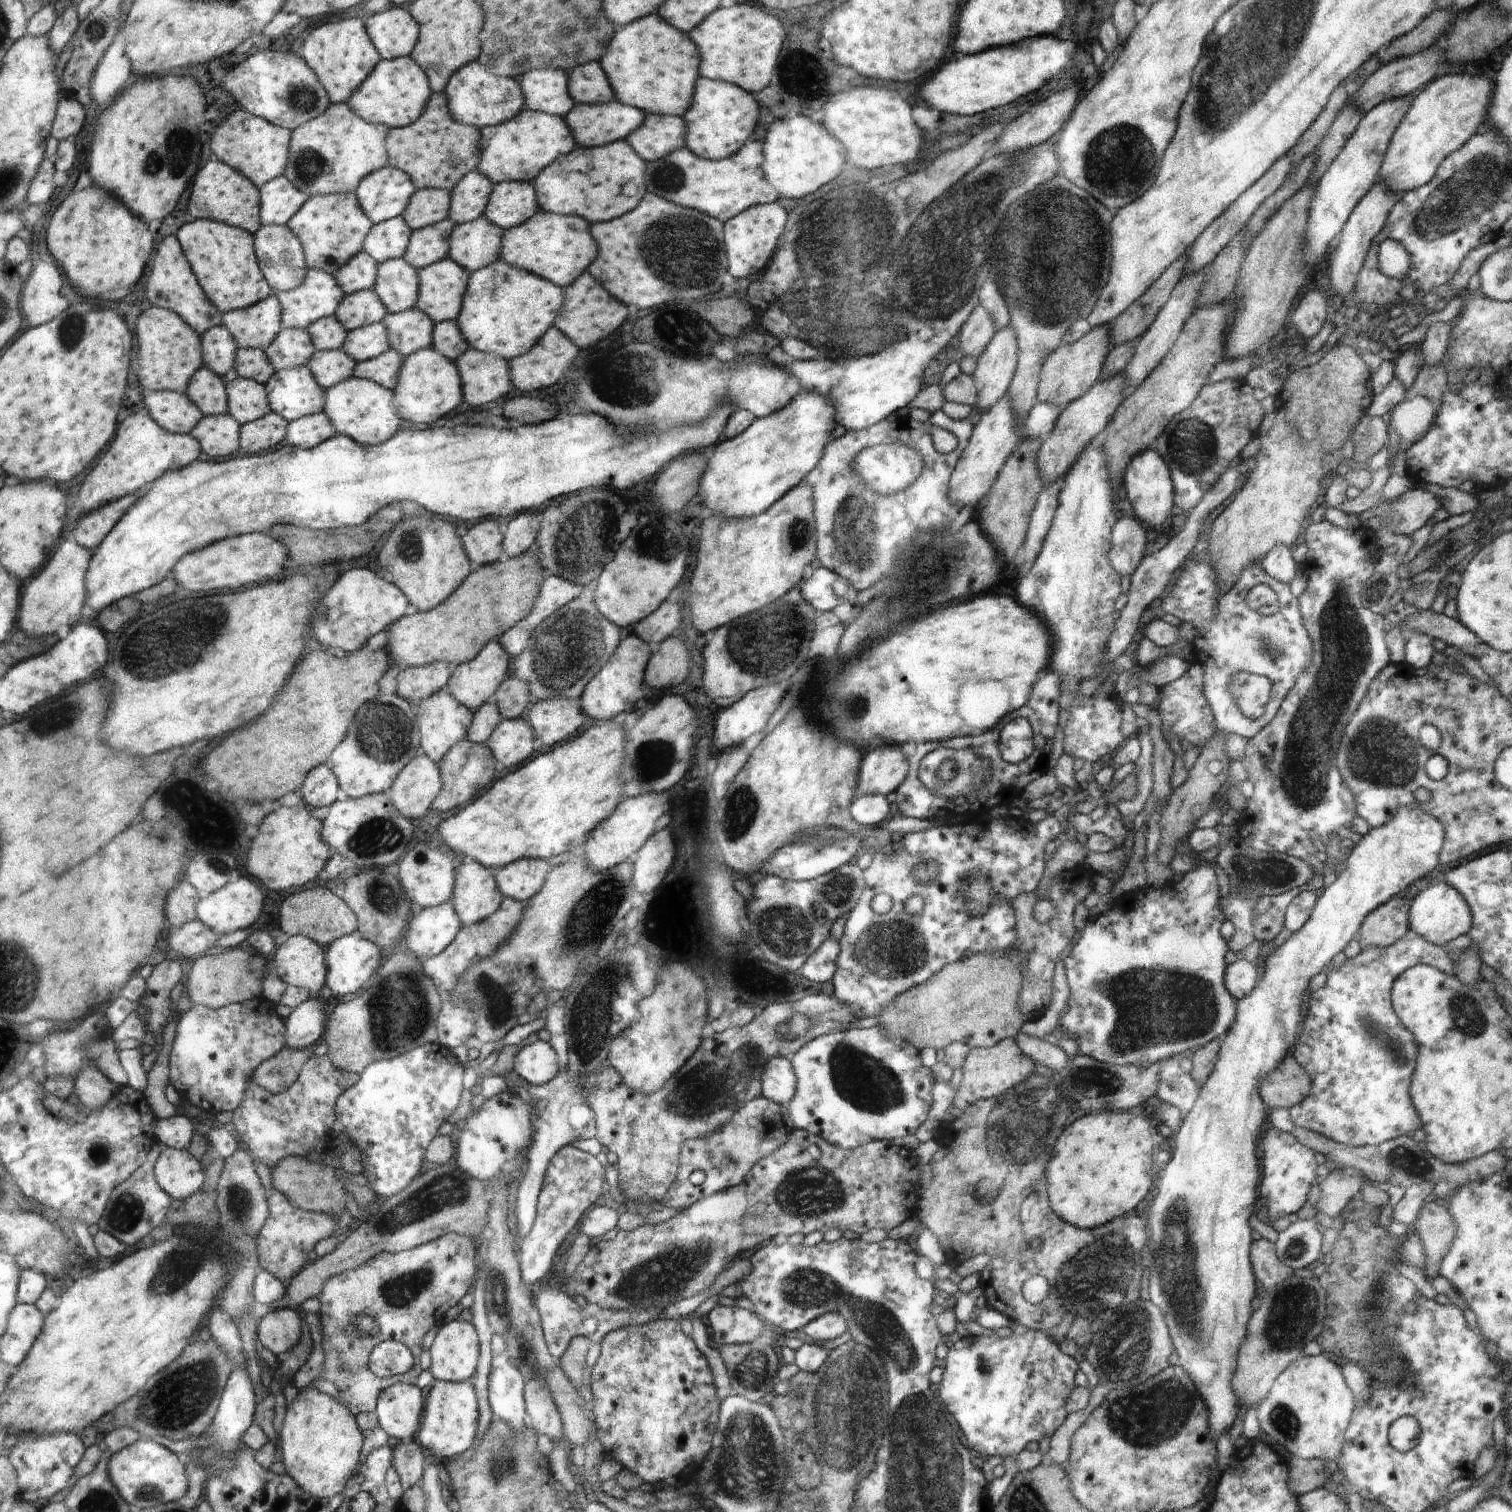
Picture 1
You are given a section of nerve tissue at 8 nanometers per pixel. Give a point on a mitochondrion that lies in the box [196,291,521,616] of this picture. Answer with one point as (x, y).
(410, 545)

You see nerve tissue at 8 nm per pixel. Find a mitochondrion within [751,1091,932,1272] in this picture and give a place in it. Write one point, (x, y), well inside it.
(811, 1191)

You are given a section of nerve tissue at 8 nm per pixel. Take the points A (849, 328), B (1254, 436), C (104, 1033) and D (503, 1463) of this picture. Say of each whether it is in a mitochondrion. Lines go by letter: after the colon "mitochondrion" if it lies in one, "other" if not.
A: mitochondrion
B: other
C: other
D: mitochondrion

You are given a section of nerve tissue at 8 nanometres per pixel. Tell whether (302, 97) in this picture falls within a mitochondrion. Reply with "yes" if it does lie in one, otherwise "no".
yes

